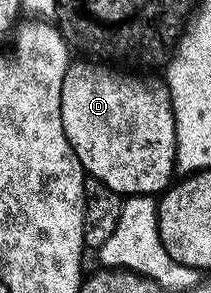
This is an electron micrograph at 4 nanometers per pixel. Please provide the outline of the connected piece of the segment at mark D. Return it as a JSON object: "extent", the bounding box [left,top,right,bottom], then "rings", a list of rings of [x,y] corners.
{"extent":[60,60,177,196],"rings":[[[91,60],[82,61],[70,63],[60,95],[64,133],[80,164],[92,179],[103,182],[122,196],[164,193],[172,185],[177,159],[177,135],[169,85],[157,76],[124,72]]]}

